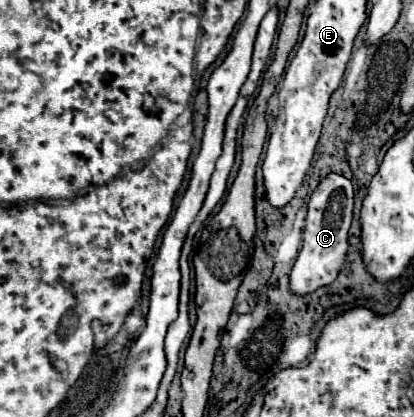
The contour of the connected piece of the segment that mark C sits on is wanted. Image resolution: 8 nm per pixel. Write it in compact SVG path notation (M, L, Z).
M331 172L319 182L309 200L309 212L303 228L303 248L289 276L291 294L297 296L311 294L321 286L329 286L337 278L339 270L345 264L349 248L347 232L351 226L351 216L353 216L353 184L345 176Z

